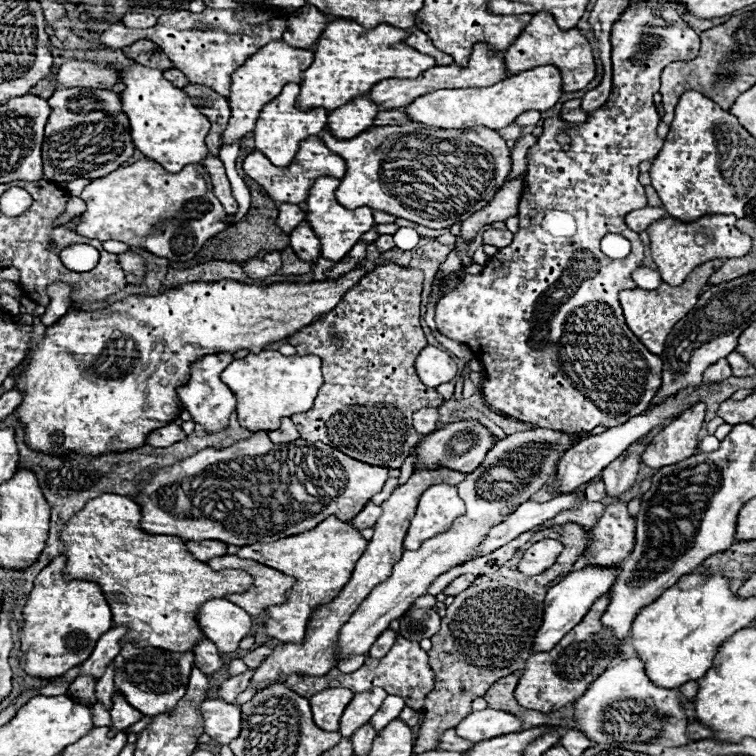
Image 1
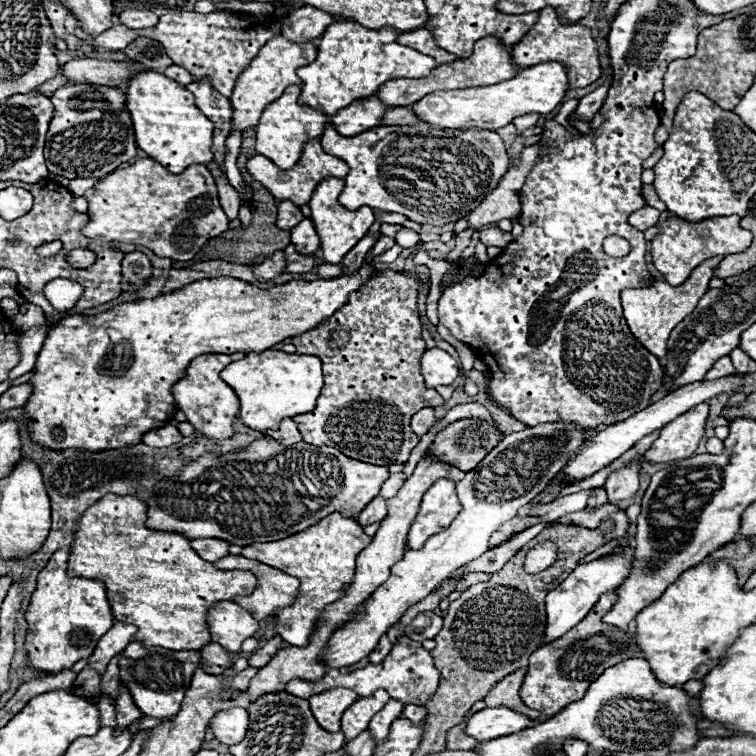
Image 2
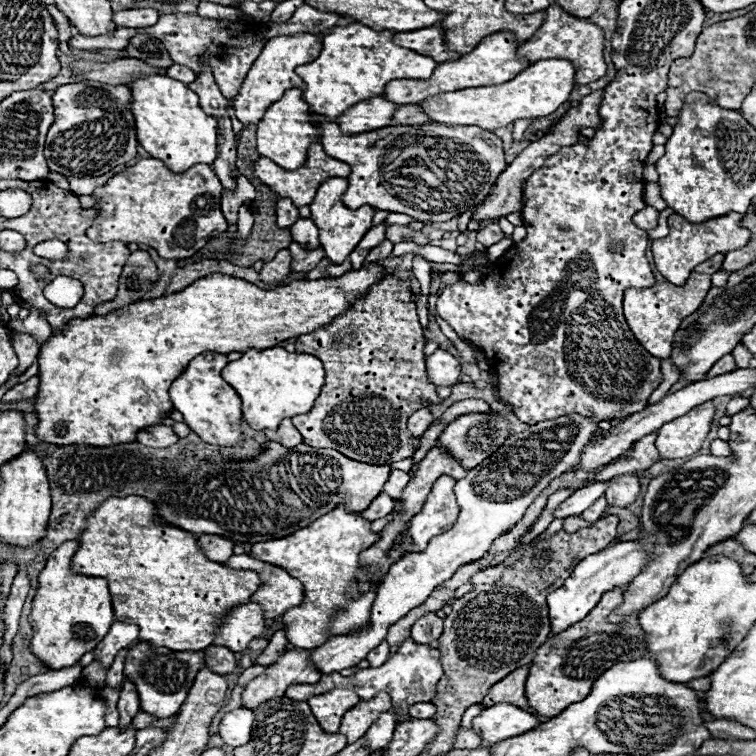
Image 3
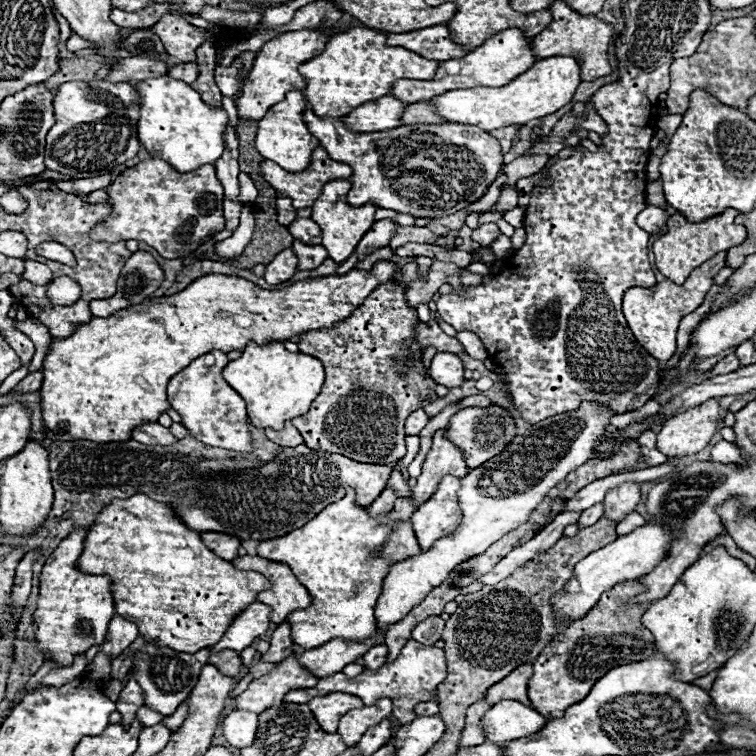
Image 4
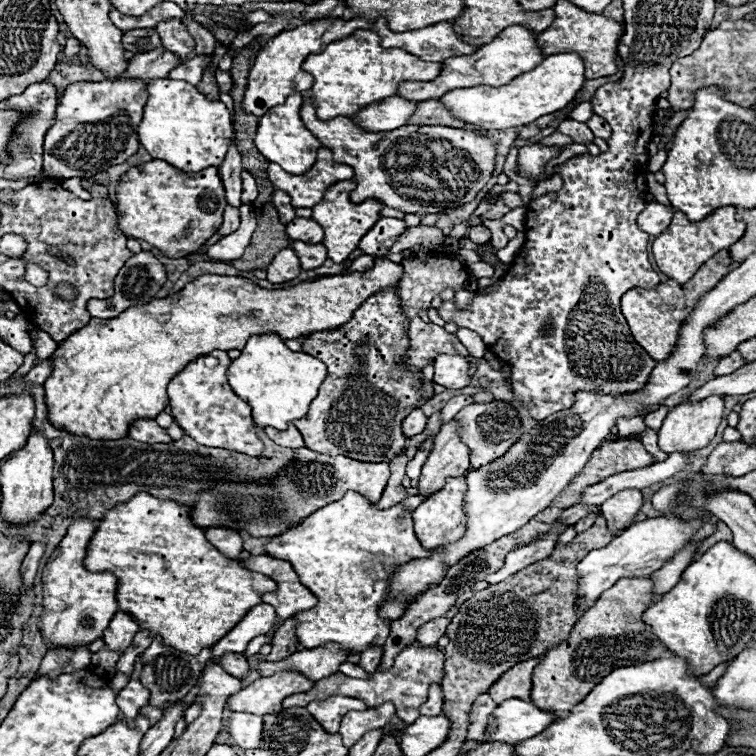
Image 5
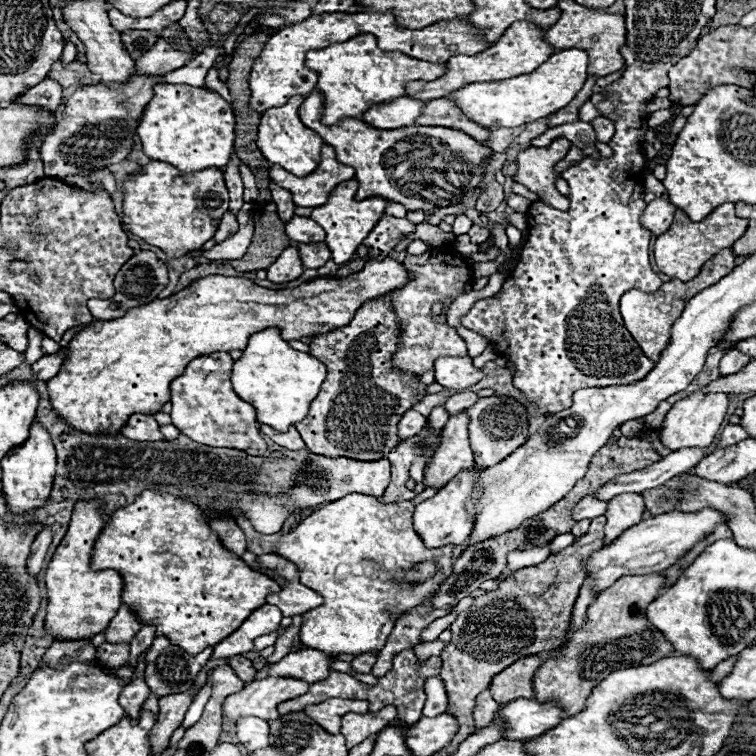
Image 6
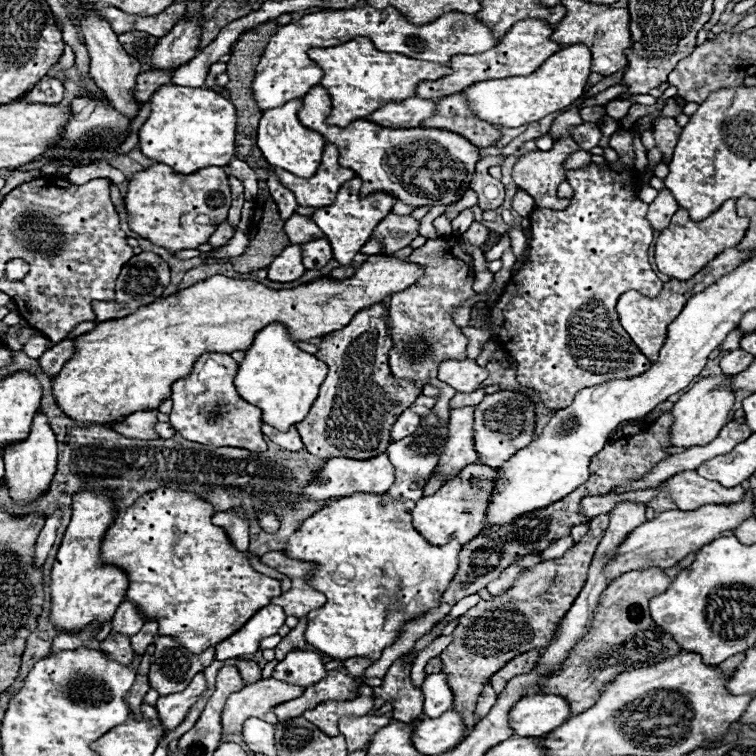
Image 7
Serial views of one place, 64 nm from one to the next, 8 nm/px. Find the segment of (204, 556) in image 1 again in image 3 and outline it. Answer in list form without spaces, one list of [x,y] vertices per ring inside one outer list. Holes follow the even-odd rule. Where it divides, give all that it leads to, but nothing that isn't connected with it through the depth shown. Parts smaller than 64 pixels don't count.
[[[200,536],[198,544],[214,562],[226,562],[234,554],[232,540],[224,540],[222,536]]]

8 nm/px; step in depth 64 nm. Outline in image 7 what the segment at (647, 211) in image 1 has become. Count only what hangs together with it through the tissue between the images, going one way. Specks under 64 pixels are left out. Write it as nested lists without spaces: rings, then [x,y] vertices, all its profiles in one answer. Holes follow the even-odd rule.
[[[664,188],[664,190],[658,192],[658,196],[654,198],[654,202],[650,204],[650,210],[648,210],[648,214],[646,214],[646,216],[648,216],[648,222],[652,224],[654,230],[662,232],[664,228],[668,228],[670,218],[674,216],[674,212],[676,212],[678,208],[680,208],[680,206],[676,204],[674,196],[668,192],[668,188]]]

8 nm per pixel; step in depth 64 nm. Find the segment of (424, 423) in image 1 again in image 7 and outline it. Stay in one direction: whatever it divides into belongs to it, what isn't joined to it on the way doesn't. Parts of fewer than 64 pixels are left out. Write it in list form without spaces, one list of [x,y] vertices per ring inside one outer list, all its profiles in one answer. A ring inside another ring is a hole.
[[[410,410],[402,412],[402,414],[398,416],[398,420],[394,422],[392,430],[390,430],[392,440],[402,440],[404,436],[410,436],[410,434],[416,430],[418,424],[420,424],[420,416],[418,416],[418,414],[414,414],[414,412],[410,412]]]

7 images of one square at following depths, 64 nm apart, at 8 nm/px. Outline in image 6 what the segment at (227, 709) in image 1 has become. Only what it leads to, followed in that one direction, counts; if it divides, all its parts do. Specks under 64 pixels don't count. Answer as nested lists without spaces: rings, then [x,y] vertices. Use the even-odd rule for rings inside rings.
[[[246,716],[236,724],[236,734],[240,744],[244,744],[250,752],[256,748],[268,748],[270,726],[266,720],[256,716]]]

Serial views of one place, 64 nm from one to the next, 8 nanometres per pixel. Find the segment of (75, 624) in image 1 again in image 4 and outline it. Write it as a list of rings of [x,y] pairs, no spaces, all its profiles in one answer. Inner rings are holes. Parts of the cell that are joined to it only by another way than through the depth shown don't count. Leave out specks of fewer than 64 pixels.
[[[74,528],[72,534],[64,538],[46,560],[40,574],[40,596],[38,608],[34,612],[38,648],[44,650],[48,658],[56,660],[56,664],[64,666],[72,664],[76,654],[86,652],[94,644],[100,644],[106,636],[112,616],[116,614],[110,590],[110,576],[84,574],[76,568],[76,562],[84,550],[86,534],[88,528]]]

